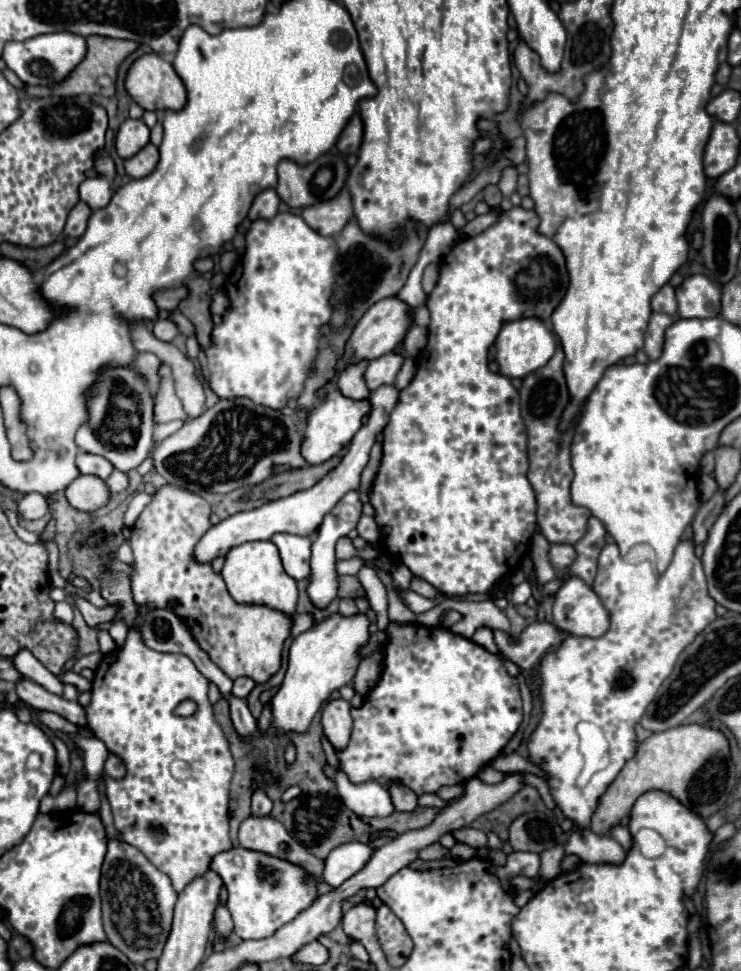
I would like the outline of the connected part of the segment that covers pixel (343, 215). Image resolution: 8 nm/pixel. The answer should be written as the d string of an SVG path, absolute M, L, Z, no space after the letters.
M343 188L333 200L303 208L301 216L321 236L339 234L345 228L345 224L353 218L353 208L347 188Z

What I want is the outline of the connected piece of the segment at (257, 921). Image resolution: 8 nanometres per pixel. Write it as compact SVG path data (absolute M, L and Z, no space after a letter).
M231 848L211 860L211 868L223 878L227 888L227 908L231 912L235 934L243 940L267 938L283 924L291 922L301 910L309 908L315 900L315 884L307 880L307 872L299 866L273 858L269 854Z

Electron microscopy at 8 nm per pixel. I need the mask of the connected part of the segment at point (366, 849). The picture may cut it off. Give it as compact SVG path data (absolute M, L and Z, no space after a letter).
M349 842L337 846L327 858L327 866L323 868L323 880L331 888L339 888L349 876L357 874L367 864L371 854L371 846L363 842Z

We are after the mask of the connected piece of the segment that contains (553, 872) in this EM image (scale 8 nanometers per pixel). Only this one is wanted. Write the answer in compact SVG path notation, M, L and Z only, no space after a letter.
M555 846L541 854L541 880L549 882L561 874L559 862L563 858L563 846Z

